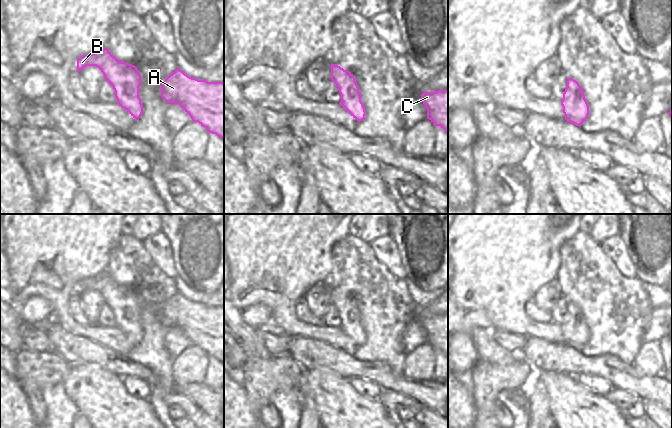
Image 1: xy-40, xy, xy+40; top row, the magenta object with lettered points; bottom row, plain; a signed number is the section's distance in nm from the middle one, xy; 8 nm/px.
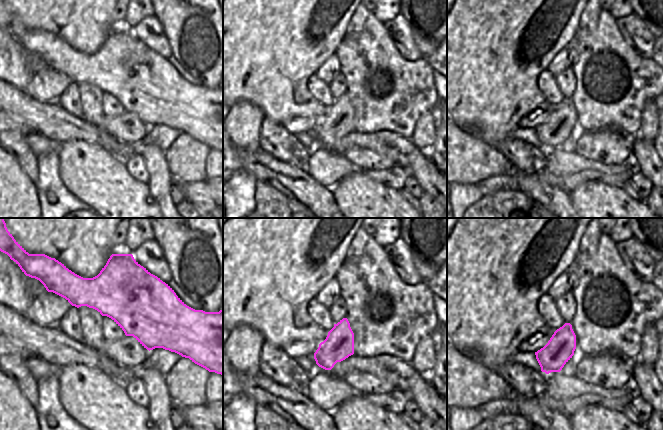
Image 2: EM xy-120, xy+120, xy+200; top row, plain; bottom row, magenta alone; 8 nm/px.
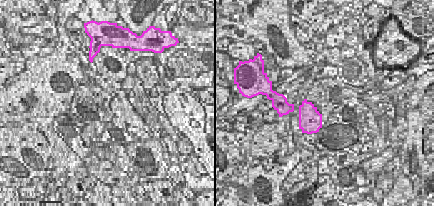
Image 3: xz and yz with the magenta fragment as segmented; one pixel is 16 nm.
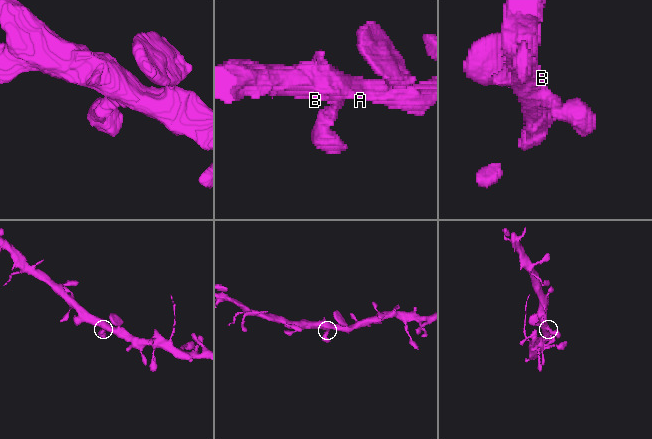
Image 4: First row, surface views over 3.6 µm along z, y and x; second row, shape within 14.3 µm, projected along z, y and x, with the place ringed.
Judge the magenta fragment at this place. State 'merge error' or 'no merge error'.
no merge error

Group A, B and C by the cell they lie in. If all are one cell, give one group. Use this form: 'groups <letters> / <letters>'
groups A B C

